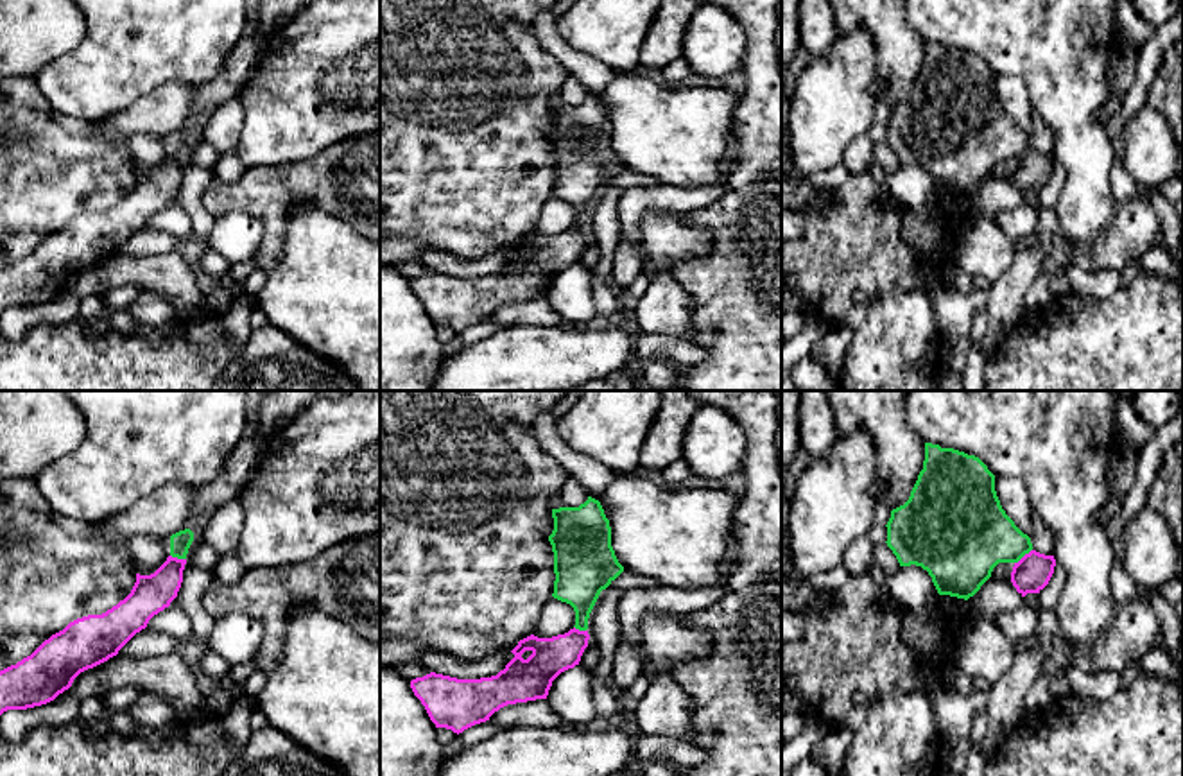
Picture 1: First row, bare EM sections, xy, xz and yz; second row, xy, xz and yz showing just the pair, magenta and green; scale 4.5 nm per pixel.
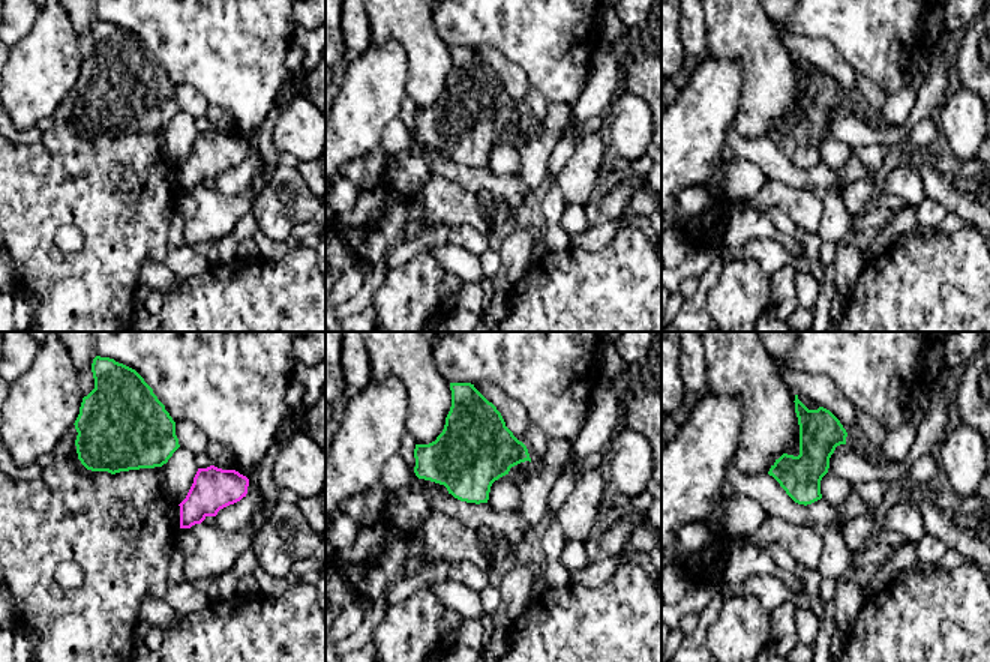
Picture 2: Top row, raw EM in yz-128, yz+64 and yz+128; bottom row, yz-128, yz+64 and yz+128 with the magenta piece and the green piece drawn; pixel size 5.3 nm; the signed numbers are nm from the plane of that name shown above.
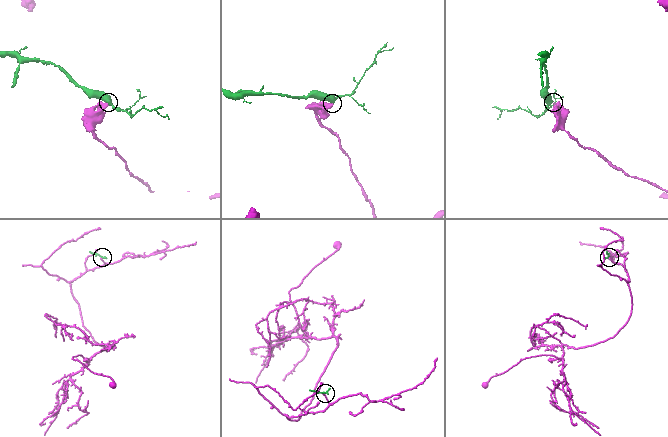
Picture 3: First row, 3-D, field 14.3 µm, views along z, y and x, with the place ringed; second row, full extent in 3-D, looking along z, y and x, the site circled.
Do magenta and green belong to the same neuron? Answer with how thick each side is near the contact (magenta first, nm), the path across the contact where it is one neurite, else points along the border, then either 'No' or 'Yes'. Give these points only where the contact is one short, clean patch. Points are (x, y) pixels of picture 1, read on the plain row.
Thickness 160 nm (magenta) against 340 nm. Boundary: yz (1031, 147), (1015, 162). No

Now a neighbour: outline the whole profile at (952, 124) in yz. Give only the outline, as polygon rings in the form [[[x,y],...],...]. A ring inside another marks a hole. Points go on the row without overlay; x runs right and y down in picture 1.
[[[925,41],[923,68],[909,99],[891,109],[887,145],[900,165],[921,165],[939,194],[968,199],[998,161],[1018,161],[1032,149],[1031,136],[1006,113],[995,90],[995,73],[975,54]]]

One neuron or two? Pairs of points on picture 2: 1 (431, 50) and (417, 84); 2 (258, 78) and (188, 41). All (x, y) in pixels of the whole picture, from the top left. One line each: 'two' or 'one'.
1: one
2: one

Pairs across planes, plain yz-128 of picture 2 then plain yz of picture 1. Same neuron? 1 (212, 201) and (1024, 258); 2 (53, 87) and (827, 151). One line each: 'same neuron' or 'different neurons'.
1: same neuron
2: same neuron

